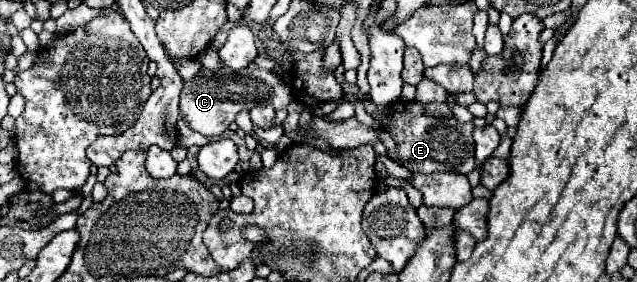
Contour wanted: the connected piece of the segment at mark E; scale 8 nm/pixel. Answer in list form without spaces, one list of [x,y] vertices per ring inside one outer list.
[[[396,102],[386,110],[372,114],[376,120],[382,120],[382,126],[390,132],[396,142],[398,156],[394,162],[406,166],[410,172],[460,172],[468,174],[476,168],[474,160],[474,140],[472,140],[472,122],[458,122],[454,116],[432,116],[426,114],[426,106],[420,102]]]

